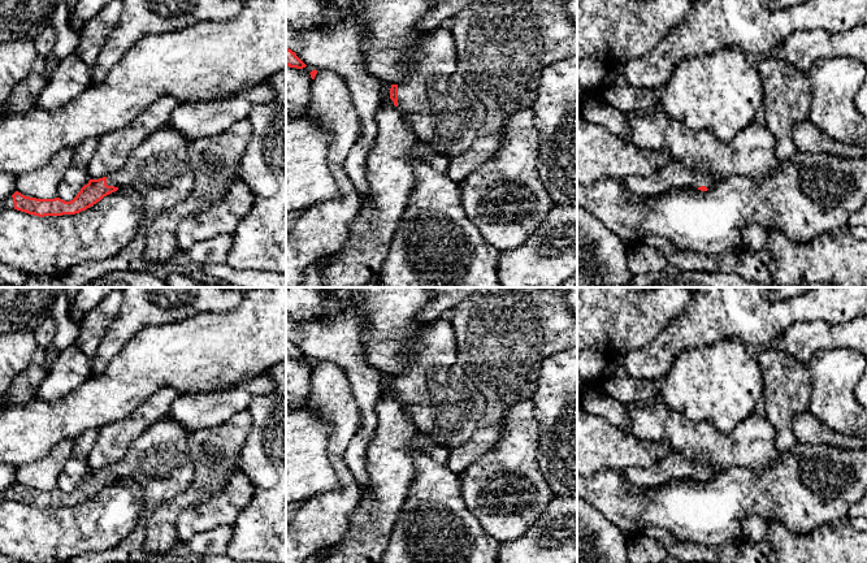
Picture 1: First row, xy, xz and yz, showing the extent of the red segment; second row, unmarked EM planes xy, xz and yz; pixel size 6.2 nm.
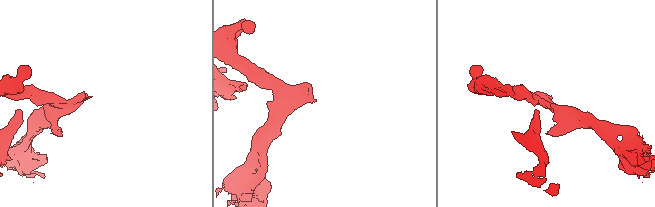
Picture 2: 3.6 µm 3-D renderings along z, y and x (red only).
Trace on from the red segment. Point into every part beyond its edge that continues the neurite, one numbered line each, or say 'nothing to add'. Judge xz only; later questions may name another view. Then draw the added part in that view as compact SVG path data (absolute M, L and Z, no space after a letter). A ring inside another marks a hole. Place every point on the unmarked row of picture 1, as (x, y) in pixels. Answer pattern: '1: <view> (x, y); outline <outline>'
1: xz (439, 398); outline M447 315L409 342L415 358L398 374L398 400L417 430L448 450L467 443L482 420L486 400L456 359L456 335Z

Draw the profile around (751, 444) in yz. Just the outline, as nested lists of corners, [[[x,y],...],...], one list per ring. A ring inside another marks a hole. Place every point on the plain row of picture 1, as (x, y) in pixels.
[[[662,399],[650,404],[636,402],[623,403],[629,416],[629,429],[632,436],[641,441],[666,441],[672,450],[681,452],[689,460],[707,462],[715,475],[724,472],[729,467],[746,467],[760,472],[781,459],[775,446],[775,429],[766,416],[751,413],[740,421],[734,429],[724,436],[710,421],[695,423],[688,420],[682,413],[671,410]]]

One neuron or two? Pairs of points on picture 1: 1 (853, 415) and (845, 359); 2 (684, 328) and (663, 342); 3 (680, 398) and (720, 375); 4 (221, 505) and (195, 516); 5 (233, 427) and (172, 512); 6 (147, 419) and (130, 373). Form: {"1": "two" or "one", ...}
{"1": "one", "2": "one", "3": "one", "4": "one", "5": "one", "6": "two"}

